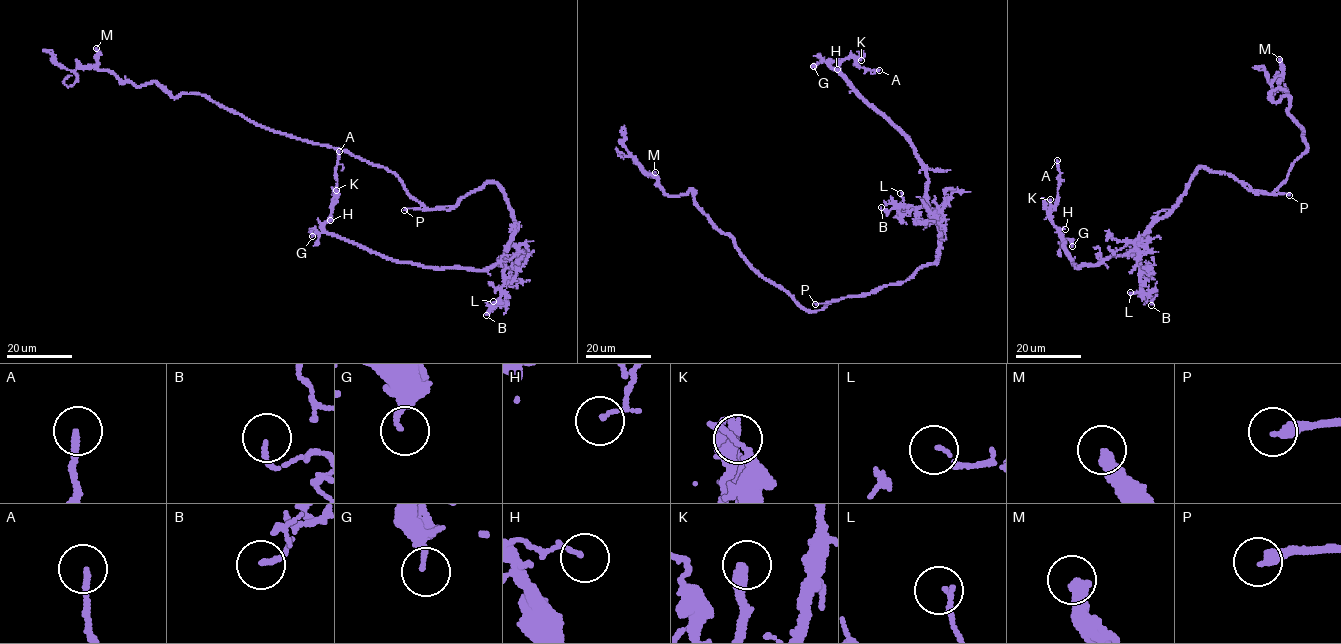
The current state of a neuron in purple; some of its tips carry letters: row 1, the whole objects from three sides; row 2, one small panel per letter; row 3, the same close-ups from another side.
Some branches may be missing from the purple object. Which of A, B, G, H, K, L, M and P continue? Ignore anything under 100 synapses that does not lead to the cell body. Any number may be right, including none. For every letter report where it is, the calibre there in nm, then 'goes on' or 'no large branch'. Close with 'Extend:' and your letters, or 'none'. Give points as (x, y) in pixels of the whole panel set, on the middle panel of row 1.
A: place (879, 70); calibre 180 nm; no large branch
B: place (881, 207); calibre 130 nm; no large branch
G: place (813, 66); calibre 170 nm; no large branch
H: place (837, 69); calibre 140 nm; no large branch
K: place (861, 60); calibre 380 nm; no large branch
L: place (900, 193); calibre 120 nm; no large branch
M: place (655, 172); calibre 360 nm; no large branch
P: place (815, 304); calibre 320 nm; goes on
Extend: P

